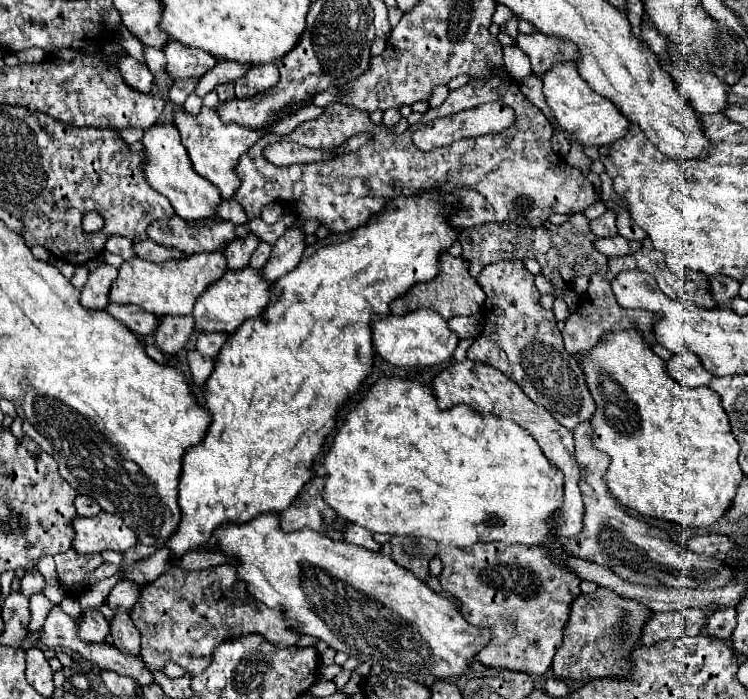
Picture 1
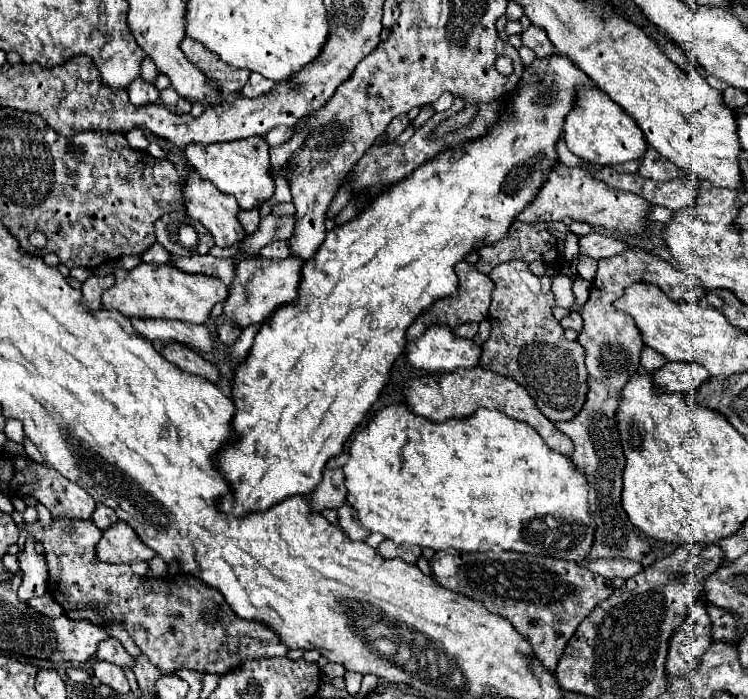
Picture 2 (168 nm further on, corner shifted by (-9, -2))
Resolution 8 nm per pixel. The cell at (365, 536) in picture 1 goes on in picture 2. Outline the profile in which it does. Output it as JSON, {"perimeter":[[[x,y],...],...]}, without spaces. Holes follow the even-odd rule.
{"perimeter":[[[345,501],[339,509],[337,509],[337,517],[339,517],[339,525],[343,527],[343,531],[349,535],[351,541],[365,541],[365,537],[369,535],[369,529],[365,529],[357,517],[353,515],[353,507]]]}

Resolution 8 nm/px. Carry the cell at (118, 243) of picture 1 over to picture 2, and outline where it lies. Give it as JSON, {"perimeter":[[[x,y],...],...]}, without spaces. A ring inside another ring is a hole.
{"perimeter":[[[153,243],[153,245],[149,247],[149,251],[145,251],[141,257],[143,257],[143,261],[147,261],[147,263],[171,263],[171,253],[165,251],[159,243]]]}

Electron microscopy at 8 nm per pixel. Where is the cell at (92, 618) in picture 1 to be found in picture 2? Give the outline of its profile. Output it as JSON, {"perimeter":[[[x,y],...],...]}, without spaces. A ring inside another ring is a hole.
{"perimeter":[[[109,637],[107,641],[99,643],[99,649],[97,649],[97,657],[103,659],[103,661],[109,661],[113,665],[119,665],[119,667],[131,667],[135,665],[135,659],[121,647],[121,643],[113,637]]]}

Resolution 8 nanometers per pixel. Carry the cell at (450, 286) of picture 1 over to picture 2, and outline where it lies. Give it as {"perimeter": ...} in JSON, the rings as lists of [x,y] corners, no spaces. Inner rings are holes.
{"perimeter":[[[461,261],[457,267],[455,267],[457,275],[459,275],[459,295],[457,297],[445,297],[441,301],[435,301],[421,317],[415,319],[415,323],[409,327],[407,331],[407,341],[415,341],[423,335],[423,329],[431,327],[431,325],[449,325],[451,329],[457,329],[459,325],[467,323],[467,321],[483,321],[487,319],[487,311],[489,311],[489,305],[491,305],[491,293],[495,289],[493,281],[489,279],[489,275],[481,273],[475,269],[475,265],[467,263],[467,261]]]}

